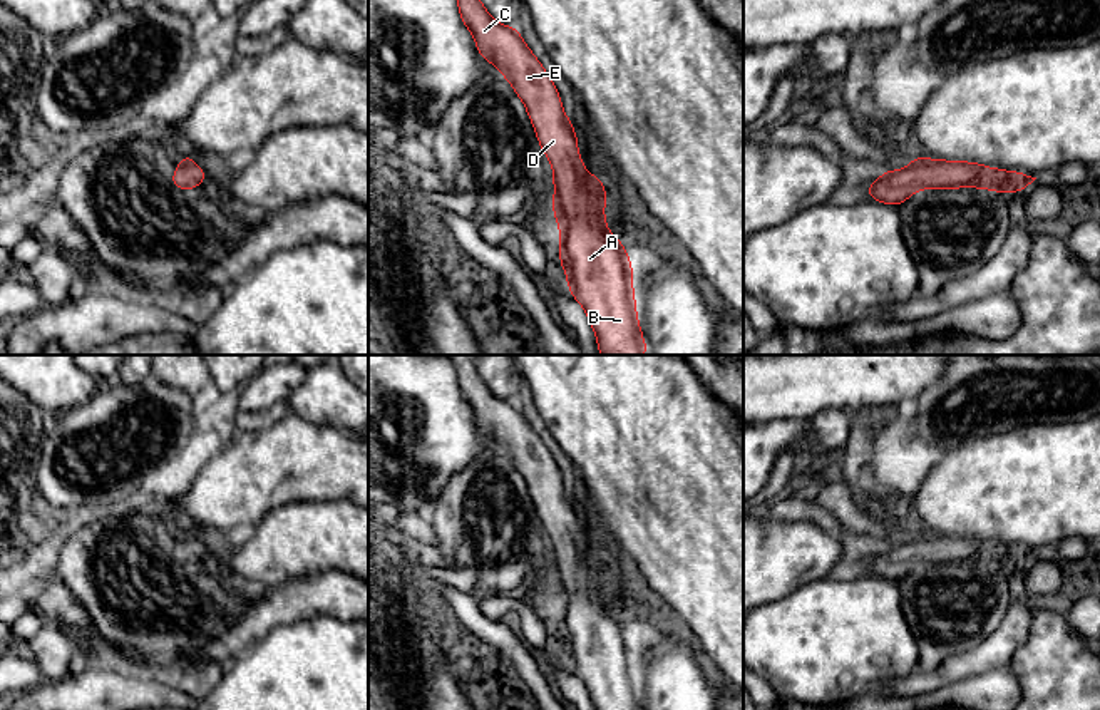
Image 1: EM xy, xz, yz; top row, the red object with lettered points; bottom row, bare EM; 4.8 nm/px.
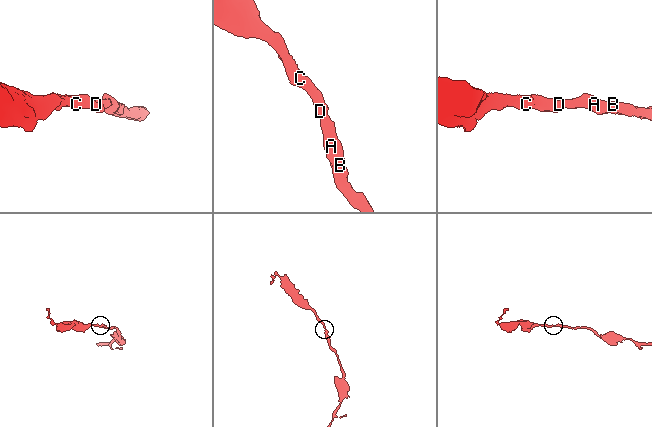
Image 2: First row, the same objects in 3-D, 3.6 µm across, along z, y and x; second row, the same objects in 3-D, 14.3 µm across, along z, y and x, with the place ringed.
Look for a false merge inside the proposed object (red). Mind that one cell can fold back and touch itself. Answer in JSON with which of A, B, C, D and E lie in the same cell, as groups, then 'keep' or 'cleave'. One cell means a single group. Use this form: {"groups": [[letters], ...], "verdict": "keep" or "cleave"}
{"groups": [["A", "B", "C", "D", "E"]], "verdict": "keep"}

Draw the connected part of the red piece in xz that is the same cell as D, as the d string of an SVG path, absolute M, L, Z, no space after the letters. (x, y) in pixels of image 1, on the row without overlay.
M444 355L457 372L459 387L472 407L484 435L492 437L511 457L524 477L546 532L554 539L554 593L559 599L559 636L568 651L568 661L586 685L596 710L641 710L633 670L633 645L618 611L604 598L606 564L599 553L589 549L578 527L578 514L571 496L564 491L561 472L551 452L527 424L517 404L497 399L481 378L475 358L470 355Z

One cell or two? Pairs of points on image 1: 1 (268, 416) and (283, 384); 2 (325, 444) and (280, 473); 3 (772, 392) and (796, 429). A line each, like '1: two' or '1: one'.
1: two
2: one
3: two

